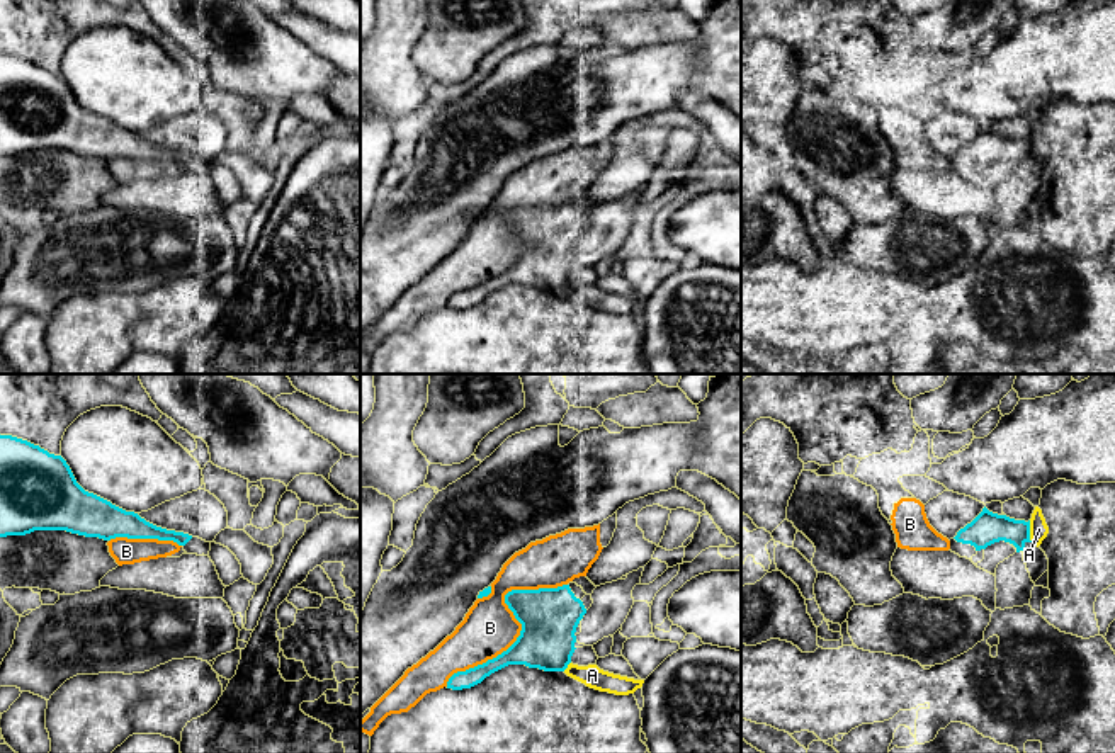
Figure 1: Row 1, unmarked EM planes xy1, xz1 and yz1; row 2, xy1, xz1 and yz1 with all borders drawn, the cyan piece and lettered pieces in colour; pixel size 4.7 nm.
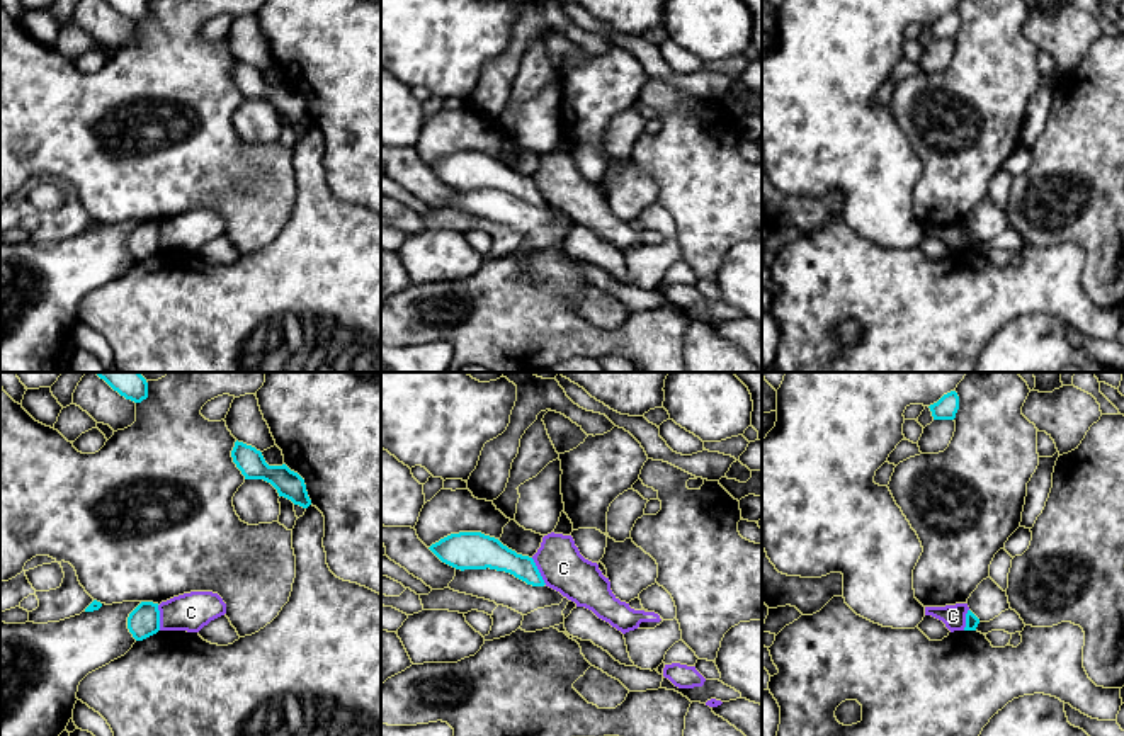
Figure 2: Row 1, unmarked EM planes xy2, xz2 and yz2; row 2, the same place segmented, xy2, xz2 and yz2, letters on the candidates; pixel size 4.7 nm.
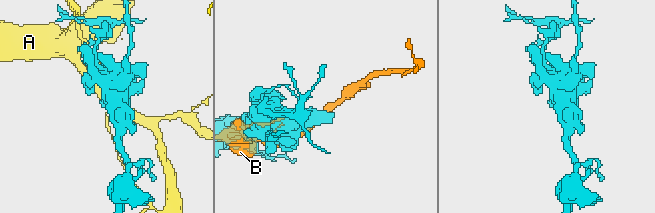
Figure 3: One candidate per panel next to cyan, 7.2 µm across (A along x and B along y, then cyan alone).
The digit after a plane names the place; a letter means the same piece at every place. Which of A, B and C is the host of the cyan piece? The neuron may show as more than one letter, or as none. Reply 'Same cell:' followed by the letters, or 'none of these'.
Same cell: none of these

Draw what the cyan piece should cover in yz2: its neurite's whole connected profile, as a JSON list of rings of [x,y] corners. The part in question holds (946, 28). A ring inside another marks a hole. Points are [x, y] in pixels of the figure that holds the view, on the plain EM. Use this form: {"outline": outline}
{"outline": [[[951,10],[928,27],[934,39],[954,39],[959,29],[959,15],[956,10]]]}

